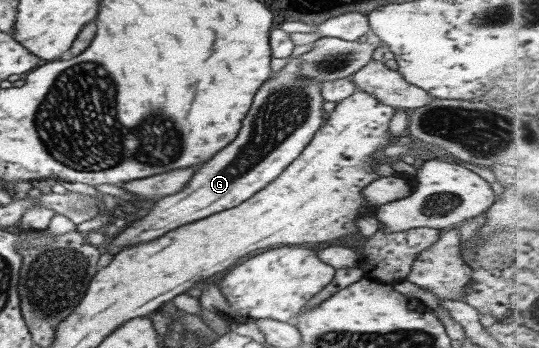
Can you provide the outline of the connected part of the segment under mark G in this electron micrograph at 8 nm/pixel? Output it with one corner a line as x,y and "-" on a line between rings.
297,57
284,61
284,67
276,72
275,76
268,78
260,89
254,94
252,105
246,112
246,117
242,119
242,127
238,130
236,137
228,145
219,149
208,161
202,163
195,170
194,175
178,193
162,196
154,200
154,208
141,219
136,219
126,229
122,228
116,232
114,237
110,237
109,247
104,249
104,256
114,256
124,247
140,245
140,242
150,241
162,237
164,233
177,229
178,226
188,225
192,221
204,220
213,213
218,213
223,209
236,207
240,202
247,200
254,193
259,192
267,183
279,175
289,163
292,163
304,149
304,146
312,139
314,132
320,129
324,122
324,112
320,95
320,82
301,77
297,73
299,62

